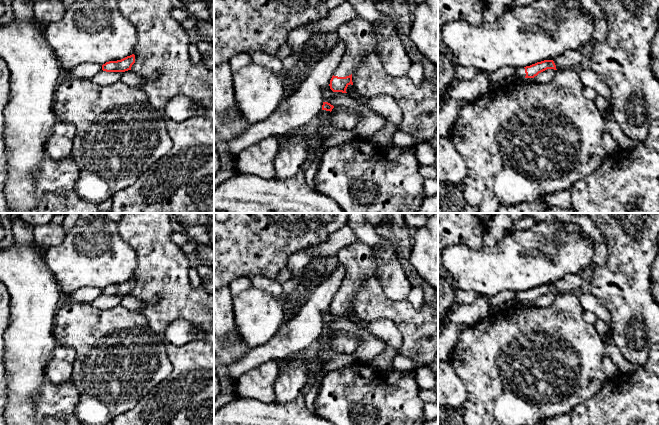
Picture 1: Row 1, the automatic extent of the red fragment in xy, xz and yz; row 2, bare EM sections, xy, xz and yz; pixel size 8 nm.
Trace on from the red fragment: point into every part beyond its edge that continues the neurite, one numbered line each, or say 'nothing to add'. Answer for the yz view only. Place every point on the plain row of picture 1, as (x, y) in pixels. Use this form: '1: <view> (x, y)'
1: yz (571, 283)
2: yz (520, 296)

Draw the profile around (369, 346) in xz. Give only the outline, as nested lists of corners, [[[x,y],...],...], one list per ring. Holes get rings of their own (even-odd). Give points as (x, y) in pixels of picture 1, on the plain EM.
[[[327,310],[322,314],[322,318],[324,326],[328,326],[334,331],[344,330],[358,336],[359,344],[352,354],[358,362],[372,360],[384,351],[385,343],[383,340],[358,327],[347,317],[333,316],[330,310]]]

